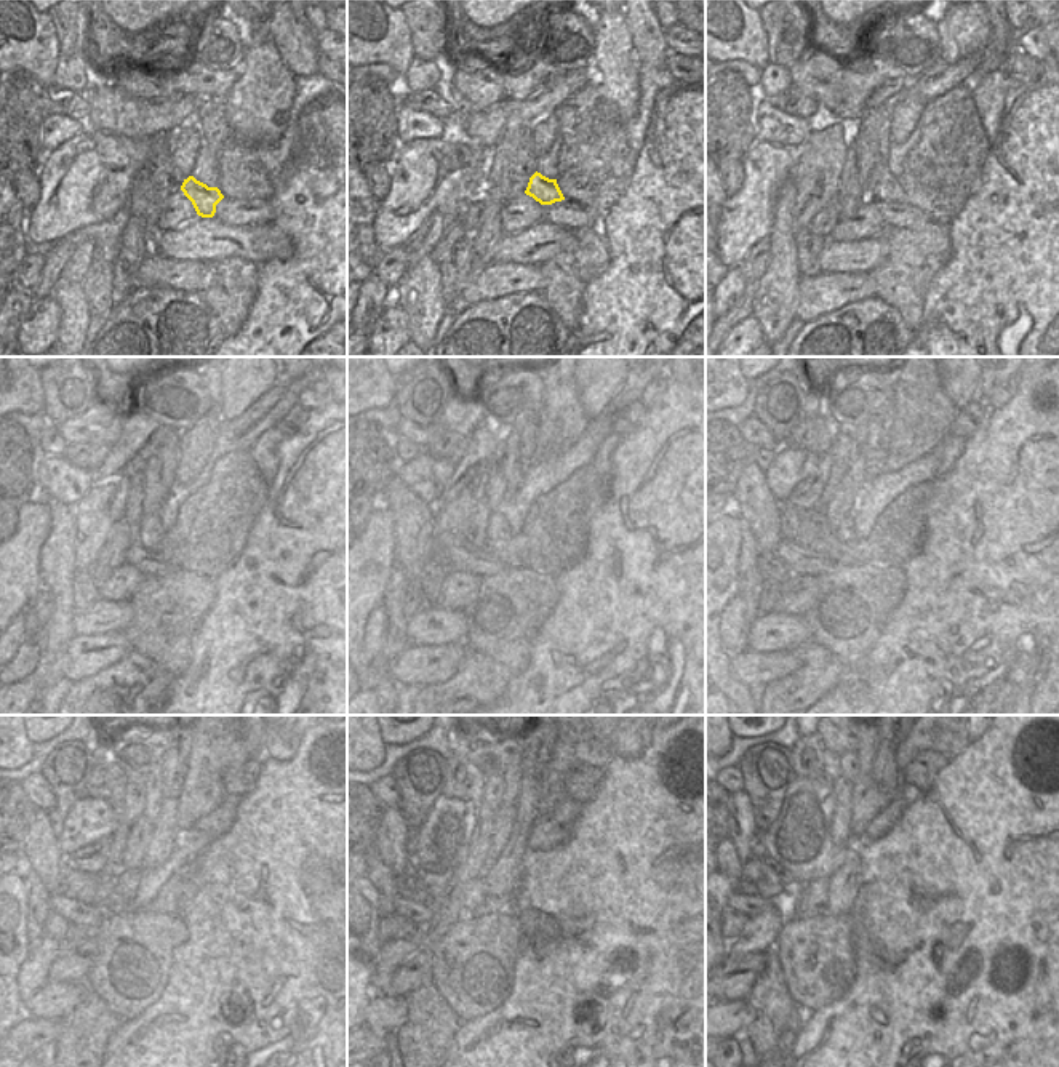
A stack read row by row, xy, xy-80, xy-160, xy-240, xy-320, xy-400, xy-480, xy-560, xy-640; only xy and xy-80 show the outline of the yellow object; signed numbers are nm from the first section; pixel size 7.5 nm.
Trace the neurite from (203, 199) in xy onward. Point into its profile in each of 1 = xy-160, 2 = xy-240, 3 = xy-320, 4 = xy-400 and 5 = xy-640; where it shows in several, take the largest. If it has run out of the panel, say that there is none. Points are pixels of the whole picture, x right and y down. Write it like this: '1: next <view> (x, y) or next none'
1: next xy-160 (885, 186)
2: next xy-240 (151, 531)
3: next xy-320 (498, 528)
4: next xy-400 (845, 530)
5: next xy-640 (811, 903)

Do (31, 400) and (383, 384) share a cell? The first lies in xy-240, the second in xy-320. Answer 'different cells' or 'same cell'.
same cell

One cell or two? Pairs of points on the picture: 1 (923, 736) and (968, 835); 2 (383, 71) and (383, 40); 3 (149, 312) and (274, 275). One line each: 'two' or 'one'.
1: two
2: two
3: two

